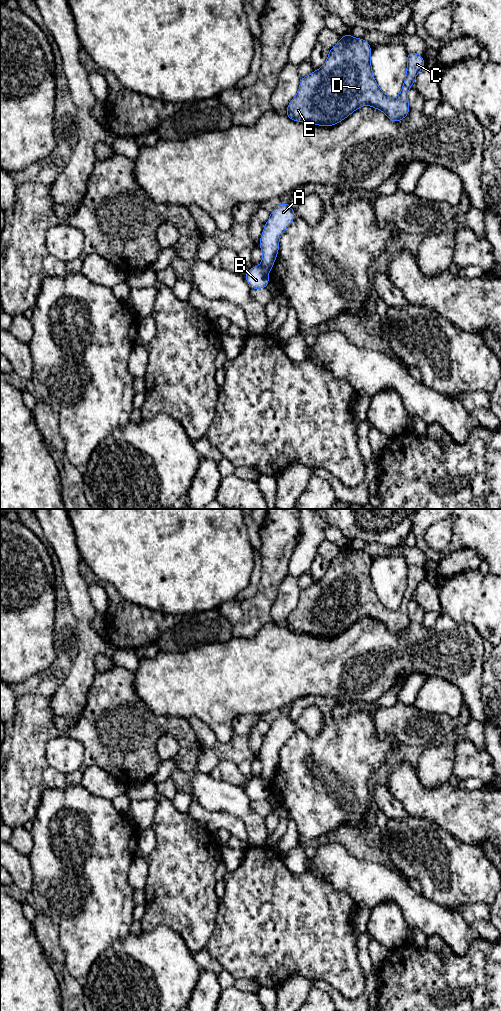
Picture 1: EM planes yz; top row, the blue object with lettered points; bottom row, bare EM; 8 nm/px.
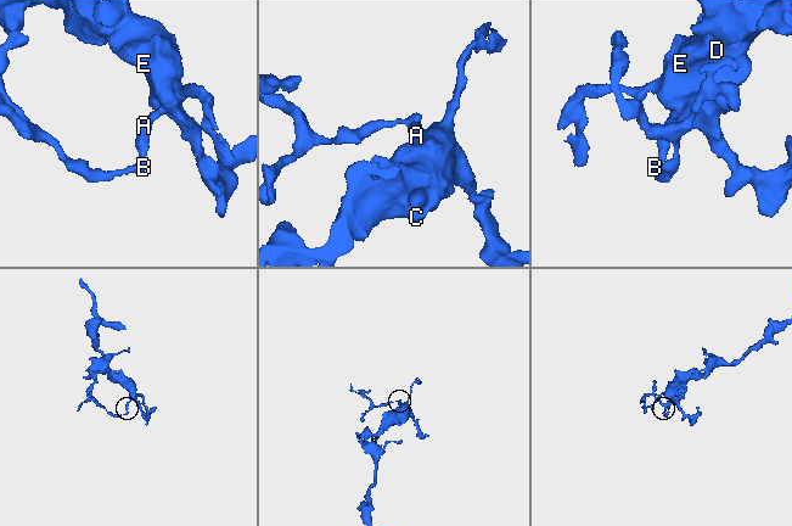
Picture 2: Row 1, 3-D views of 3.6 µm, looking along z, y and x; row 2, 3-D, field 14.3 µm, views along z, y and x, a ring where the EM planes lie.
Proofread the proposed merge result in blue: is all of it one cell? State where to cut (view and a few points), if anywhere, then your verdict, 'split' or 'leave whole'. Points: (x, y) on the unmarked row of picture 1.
cut in yz along (261, 776), (268, 783); split

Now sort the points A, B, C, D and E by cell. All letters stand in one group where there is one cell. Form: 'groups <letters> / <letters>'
groups A C D E / B

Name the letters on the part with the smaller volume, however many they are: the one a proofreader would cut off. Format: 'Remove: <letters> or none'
Remove: B

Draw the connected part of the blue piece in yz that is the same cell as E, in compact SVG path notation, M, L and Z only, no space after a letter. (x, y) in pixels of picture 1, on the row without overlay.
M349 545L340 549L339 554L329 562L326 574L319 582L300 591L296 608L286 620L289 631L309 634L319 638L333 638L351 625L369 617L381 622L389 632L400 634L409 626L408 603L418 584L425 579L423 568L408 564L406 589L398 609L387 608L375 593L371 579L371 558L363 550L356 551Z

